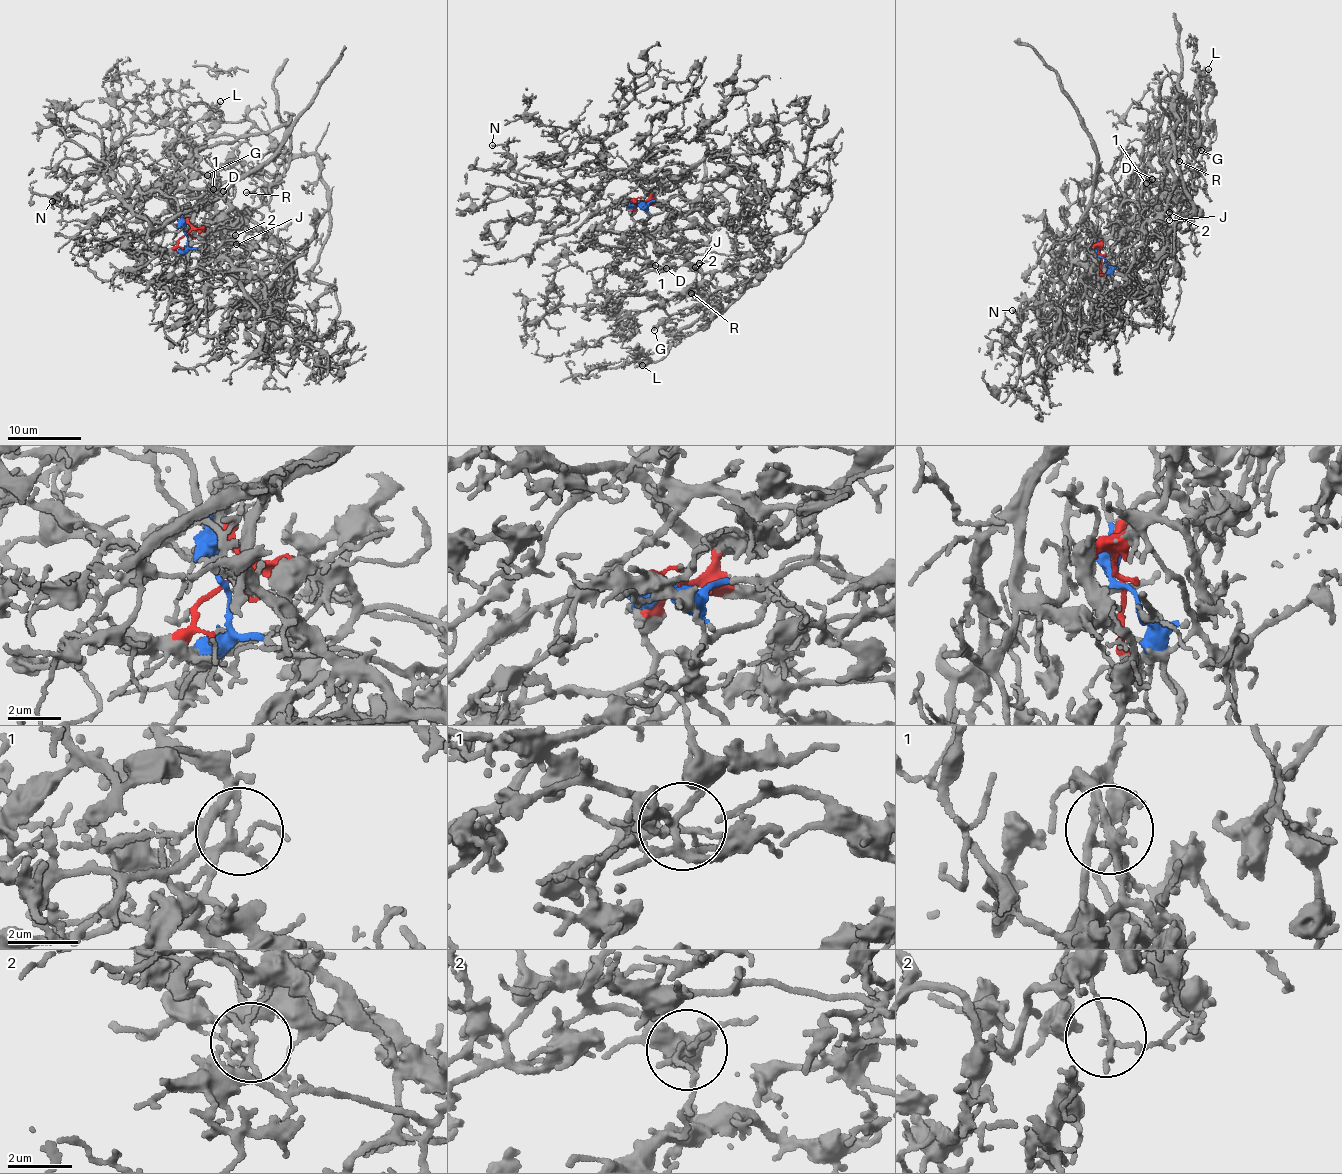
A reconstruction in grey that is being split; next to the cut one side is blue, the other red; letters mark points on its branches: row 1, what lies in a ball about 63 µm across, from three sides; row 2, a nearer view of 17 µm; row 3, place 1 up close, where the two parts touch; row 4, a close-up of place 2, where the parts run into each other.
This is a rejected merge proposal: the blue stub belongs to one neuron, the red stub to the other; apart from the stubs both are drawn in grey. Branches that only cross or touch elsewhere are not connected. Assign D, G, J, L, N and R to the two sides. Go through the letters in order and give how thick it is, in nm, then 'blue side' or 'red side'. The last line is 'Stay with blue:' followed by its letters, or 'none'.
D: 110 nm thick; blue side
G: 200 nm thick; blue side
J: 150 nm thick; red side
L: 190 nm thick; blue side
N: 130 nm thick; red side
R: 130 nm thick; blue side
Stay with blue: D, G, L, R

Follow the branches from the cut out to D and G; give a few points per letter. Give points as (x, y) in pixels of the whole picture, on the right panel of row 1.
D: (1100, 257), (1107, 265), (1165, 209), (1175, 98), (1187, 100), (1171, 73), (1144, 171), (1145, 183), (1152, 178)
G: (1100, 257), (1107, 265), (1165, 209), (1178, 96), (1189, 106), (1185, 140), (1193, 155), (1201, 149)

